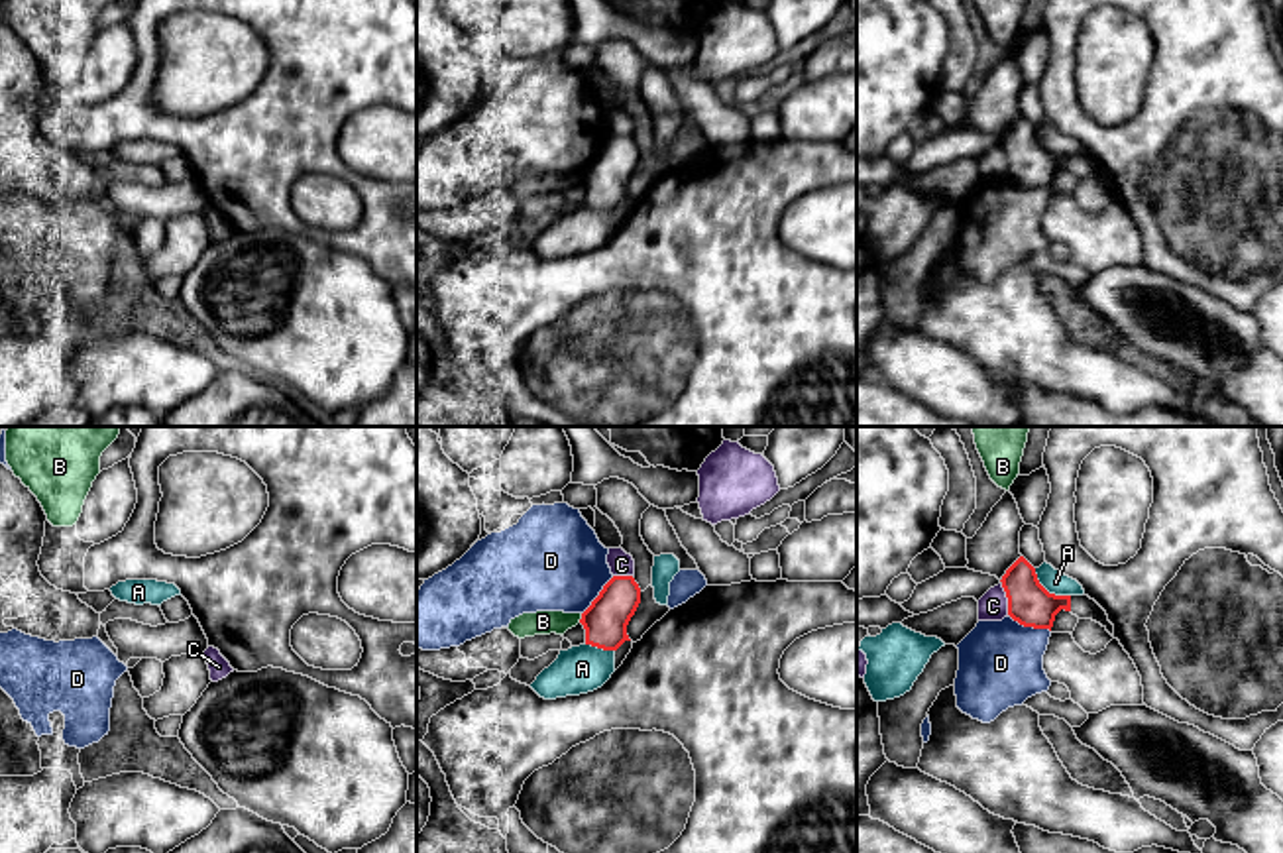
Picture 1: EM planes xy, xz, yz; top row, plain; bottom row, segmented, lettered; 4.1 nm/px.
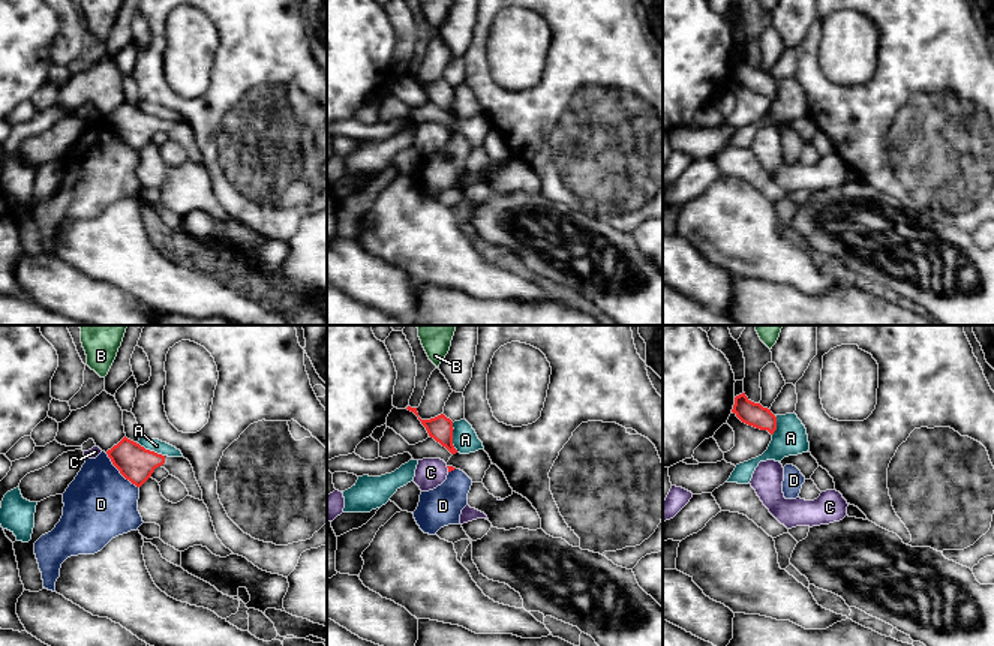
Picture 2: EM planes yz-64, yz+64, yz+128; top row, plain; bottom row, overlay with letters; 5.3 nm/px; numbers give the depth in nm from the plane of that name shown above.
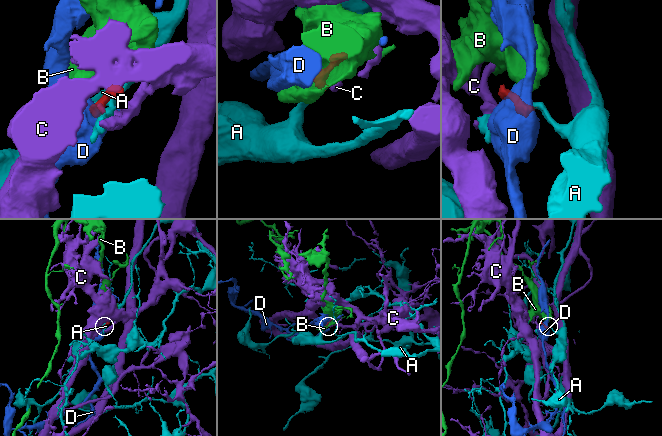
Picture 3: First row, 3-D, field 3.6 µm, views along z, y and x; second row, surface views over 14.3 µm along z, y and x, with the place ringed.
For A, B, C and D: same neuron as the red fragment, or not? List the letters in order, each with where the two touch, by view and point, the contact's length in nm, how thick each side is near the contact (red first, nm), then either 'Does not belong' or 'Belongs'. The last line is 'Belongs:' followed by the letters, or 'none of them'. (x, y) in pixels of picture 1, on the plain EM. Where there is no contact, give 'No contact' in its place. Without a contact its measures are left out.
A: Touches red at yz (1046, 150). Shared border 190 nm. Thickness 180 nm (red) against 90 nm. Does not belong
B: Touches red at xz (582, 177). Shared border 40 nm. Thickness 180 nm (red) against 100 nm. Does not belong
C: Touches red at yz (1008, 160). Shared border 130 nm. Thickness 180 nm (red) against 120 nm. Does not belong
D: Touches red at yz (1030, 185). Shared border 190 nm. Thickness 180 nm (red) against 360 nm. Does not belong
Belongs: none of them

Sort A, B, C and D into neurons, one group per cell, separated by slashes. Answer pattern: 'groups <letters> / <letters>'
groups A / B / C / D

